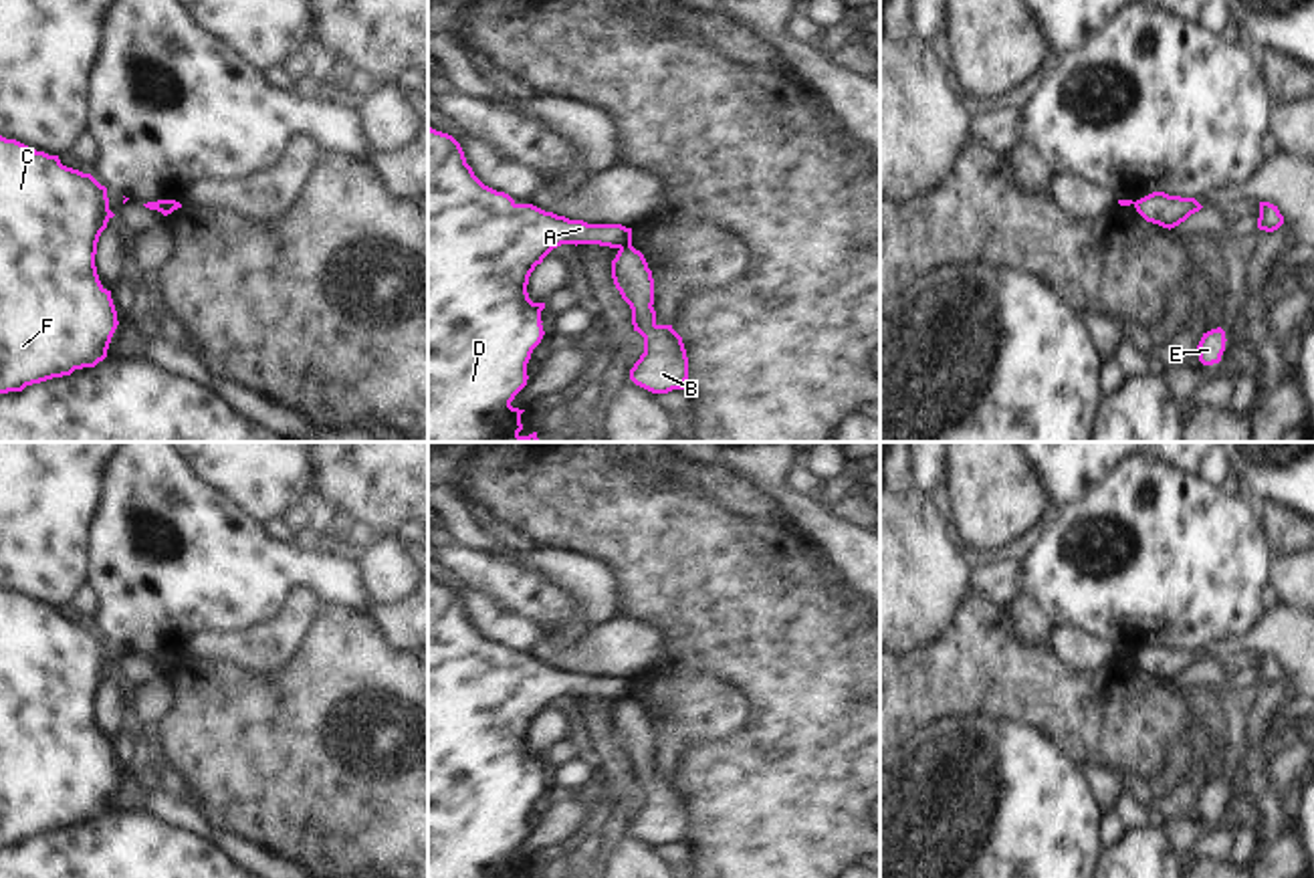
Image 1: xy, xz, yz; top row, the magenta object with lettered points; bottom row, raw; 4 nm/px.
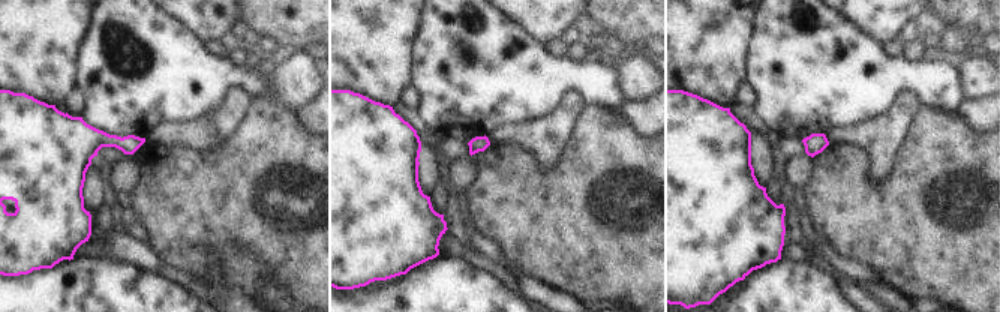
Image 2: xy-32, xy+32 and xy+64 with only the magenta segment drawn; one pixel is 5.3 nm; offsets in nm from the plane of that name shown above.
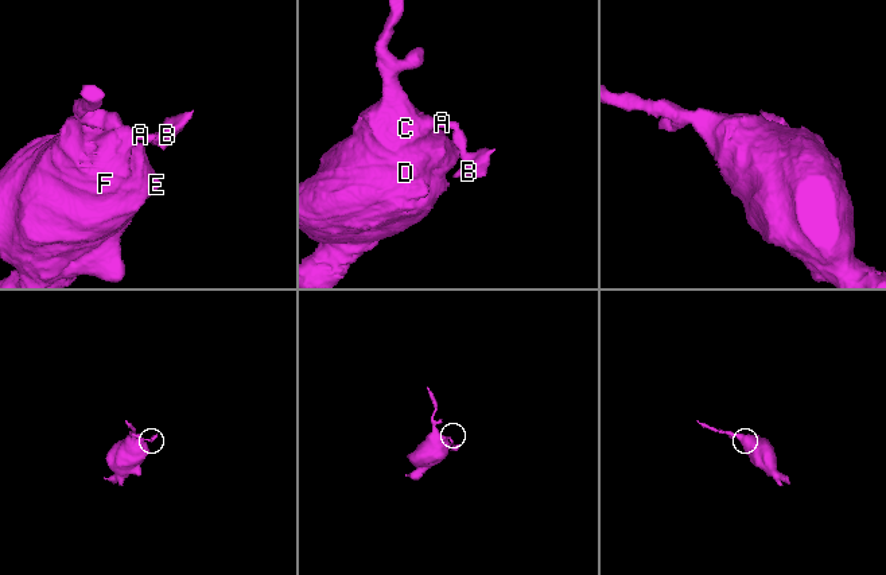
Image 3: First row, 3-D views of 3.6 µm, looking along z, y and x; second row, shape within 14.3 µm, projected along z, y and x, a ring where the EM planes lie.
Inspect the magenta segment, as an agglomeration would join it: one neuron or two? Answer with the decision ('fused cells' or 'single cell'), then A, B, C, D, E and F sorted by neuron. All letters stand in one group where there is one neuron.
fused cells; A C D E F / B

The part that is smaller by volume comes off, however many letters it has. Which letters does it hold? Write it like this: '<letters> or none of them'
B

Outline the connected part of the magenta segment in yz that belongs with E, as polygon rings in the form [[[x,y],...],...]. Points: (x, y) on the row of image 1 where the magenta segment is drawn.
[[[1221,327],[1203,333],[1197,345],[1199,361],[1203,365],[1219,363],[1225,351],[1225,341],[1225,331]]]

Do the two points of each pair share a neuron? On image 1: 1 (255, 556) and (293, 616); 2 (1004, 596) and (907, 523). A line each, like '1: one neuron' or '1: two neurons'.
1: two neurons
2: two neurons

